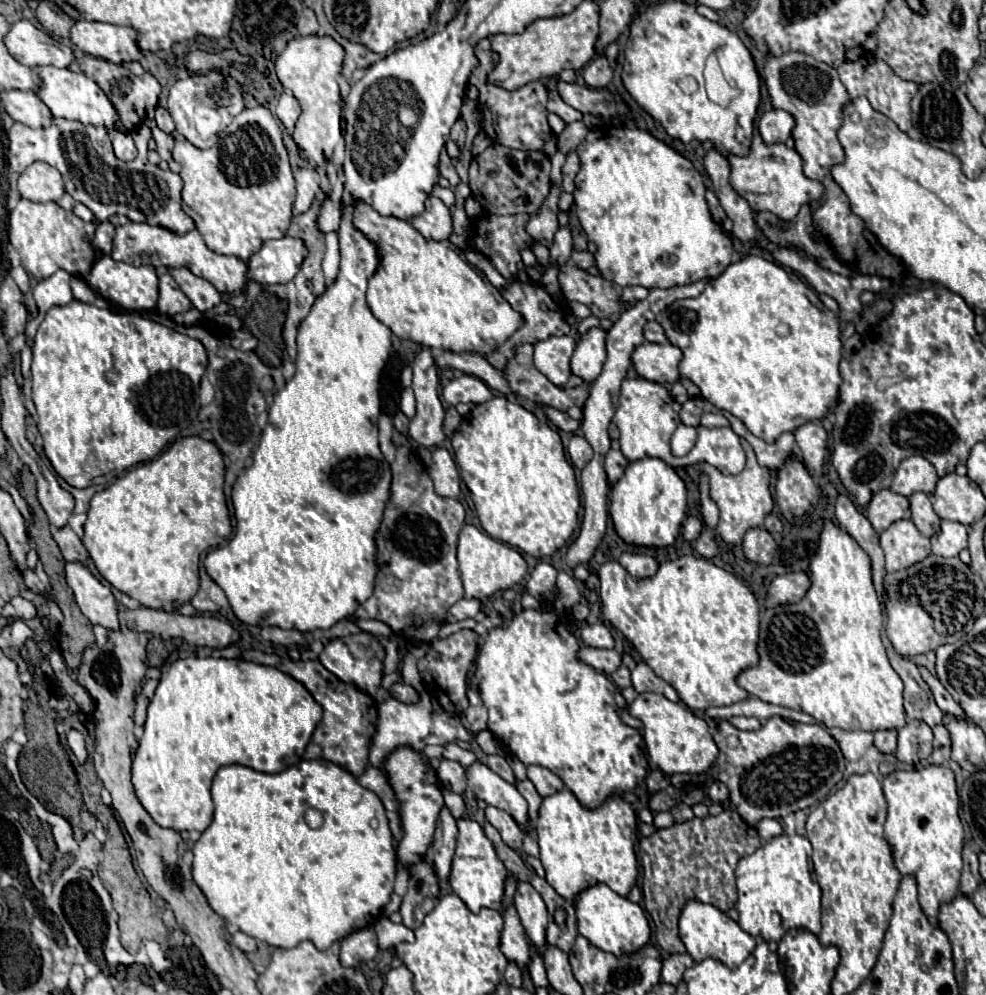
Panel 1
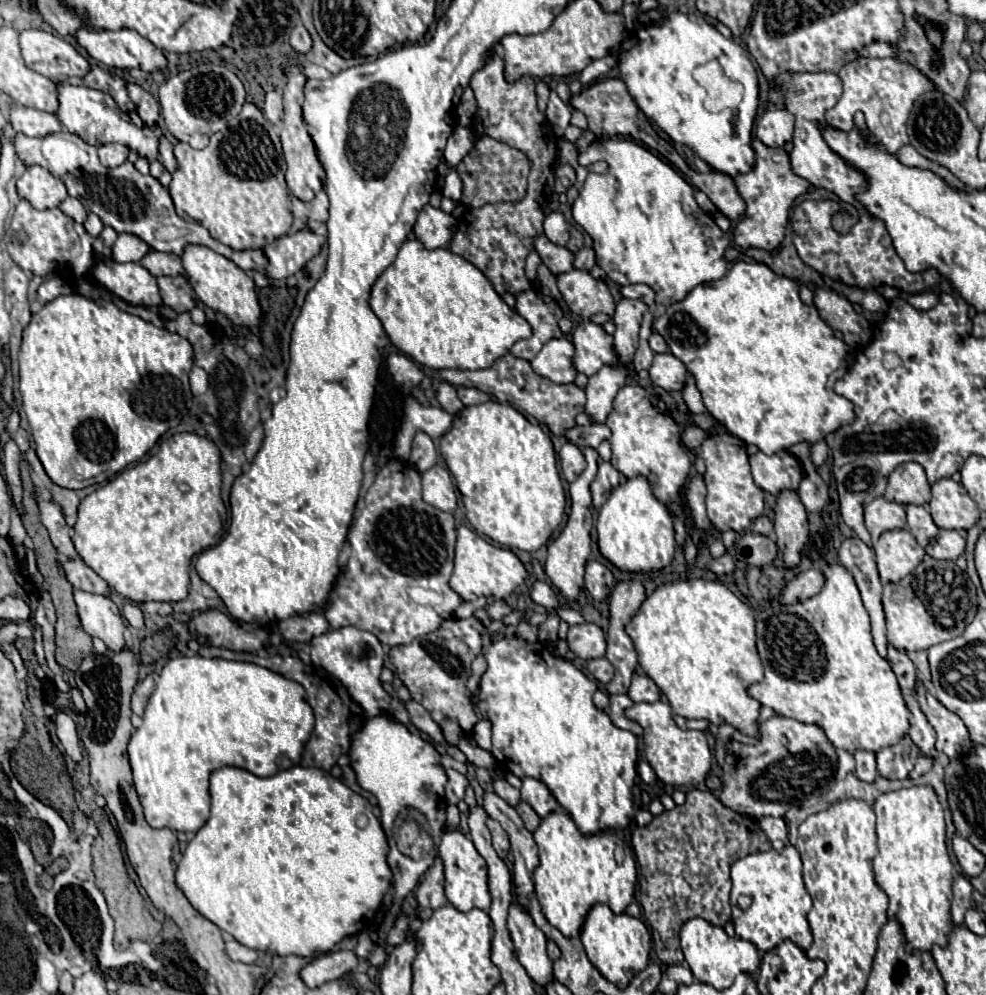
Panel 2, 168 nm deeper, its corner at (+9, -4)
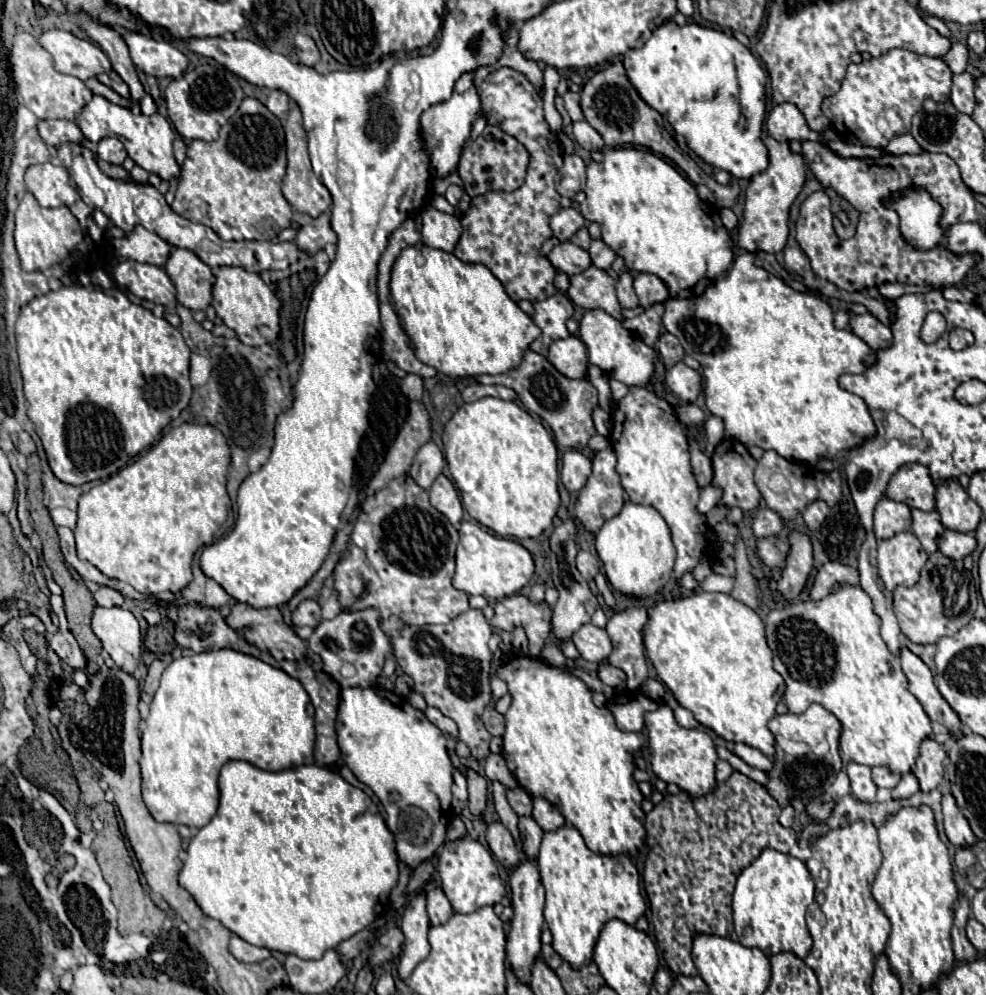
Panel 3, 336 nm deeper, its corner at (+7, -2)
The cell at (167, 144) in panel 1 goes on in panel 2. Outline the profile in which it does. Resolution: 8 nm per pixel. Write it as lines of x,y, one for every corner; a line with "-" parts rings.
162,135
160,137
160,145
158,145
158,157
156,157
170,173
176,169
176,159
172,155
172,143

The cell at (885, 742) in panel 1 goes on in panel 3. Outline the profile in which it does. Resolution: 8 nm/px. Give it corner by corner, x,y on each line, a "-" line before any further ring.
852,761
848,765
848,777
850,777
852,795
856,795
856,799
860,799
862,803
874,803
874,799
876,799
876,785
872,783
870,767

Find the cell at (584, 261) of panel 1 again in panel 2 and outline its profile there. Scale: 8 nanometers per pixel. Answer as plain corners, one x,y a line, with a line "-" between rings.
584,247
584,249
580,249
580,251
576,253
576,259
574,259
574,267
576,267
576,269
590,271
594,265
596,265
596,255
594,255
592,249

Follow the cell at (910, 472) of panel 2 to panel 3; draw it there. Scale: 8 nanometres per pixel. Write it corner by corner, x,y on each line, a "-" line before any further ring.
912,463
902,467
892,475
886,497
892,501
902,501
908,507
916,507
922,511
934,509
934,485
924,465

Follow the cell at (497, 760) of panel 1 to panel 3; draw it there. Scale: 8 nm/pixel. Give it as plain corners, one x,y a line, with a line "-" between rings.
522,787
508,791
508,803
520,817
528,817
532,813
532,797

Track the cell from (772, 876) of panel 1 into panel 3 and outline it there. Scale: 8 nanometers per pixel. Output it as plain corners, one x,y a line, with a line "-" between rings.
766,849
746,867
736,881
732,894
733,923
744,947
758,947
766,957
790,951
804,959
812,949
812,937
806,927
806,909
814,901
814,879
800,859

